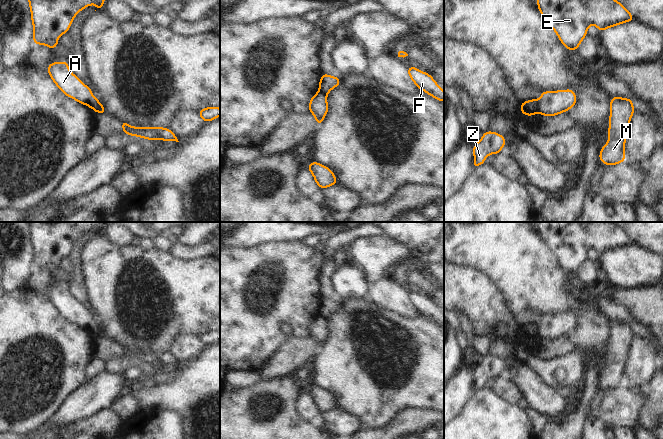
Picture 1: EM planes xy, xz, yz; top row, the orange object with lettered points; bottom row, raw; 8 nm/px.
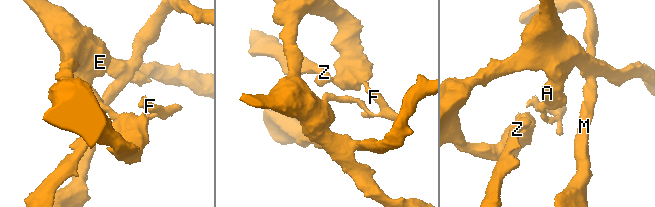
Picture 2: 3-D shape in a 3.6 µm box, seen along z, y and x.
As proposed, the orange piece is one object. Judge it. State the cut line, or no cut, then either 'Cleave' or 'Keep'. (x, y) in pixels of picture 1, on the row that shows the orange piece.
Split along yz (536, 100), (538, 112). Cleave.

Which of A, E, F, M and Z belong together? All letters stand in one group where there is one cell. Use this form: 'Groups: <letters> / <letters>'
Groups: A E M Z / F.

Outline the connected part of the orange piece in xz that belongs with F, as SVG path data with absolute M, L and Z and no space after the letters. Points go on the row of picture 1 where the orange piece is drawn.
M410 66L407 73L419 89L423 90L438 101L444 101L444 91L430 74L420 71L414 66Z

